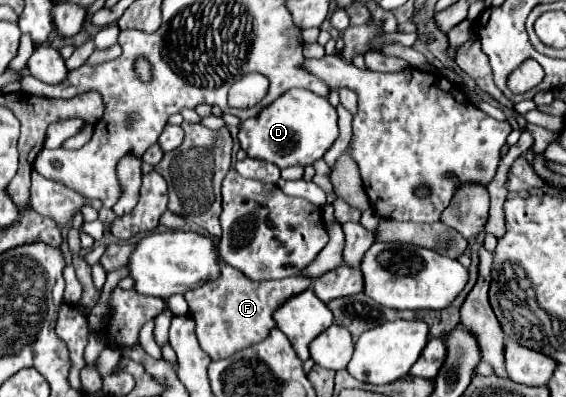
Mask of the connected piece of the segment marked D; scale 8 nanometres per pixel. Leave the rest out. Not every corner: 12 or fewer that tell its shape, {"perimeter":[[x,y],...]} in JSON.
{"perimeter":[[291,89],[239,125],[249,157],[313,165],[339,137],[325,97]]}

